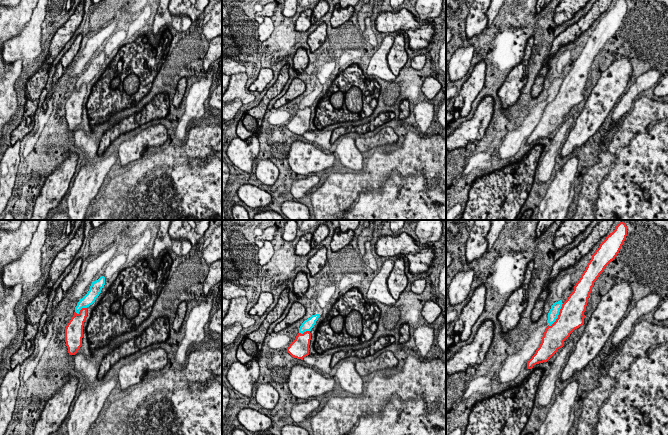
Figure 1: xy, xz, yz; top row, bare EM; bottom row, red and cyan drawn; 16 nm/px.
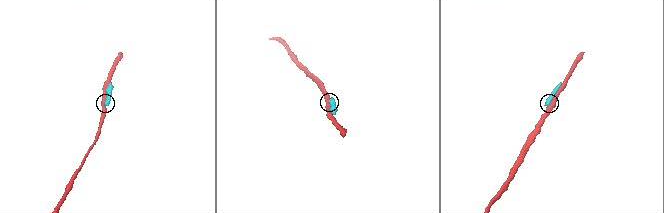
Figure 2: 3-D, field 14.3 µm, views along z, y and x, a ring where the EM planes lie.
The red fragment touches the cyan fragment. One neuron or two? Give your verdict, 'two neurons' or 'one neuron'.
two neurons

